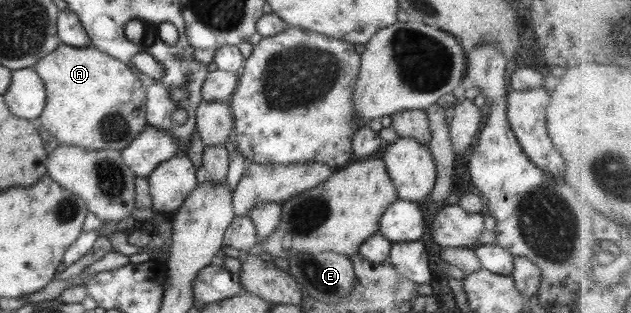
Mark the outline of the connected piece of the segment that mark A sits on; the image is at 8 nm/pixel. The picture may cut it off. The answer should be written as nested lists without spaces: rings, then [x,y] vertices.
[[[61,42],[32,68],[44,83],[47,97],[46,108],[38,120],[41,128],[50,132],[59,144],[121,151],[147,128],[147,97],[142,83],[129,65],[92,44],[76,48]]]

